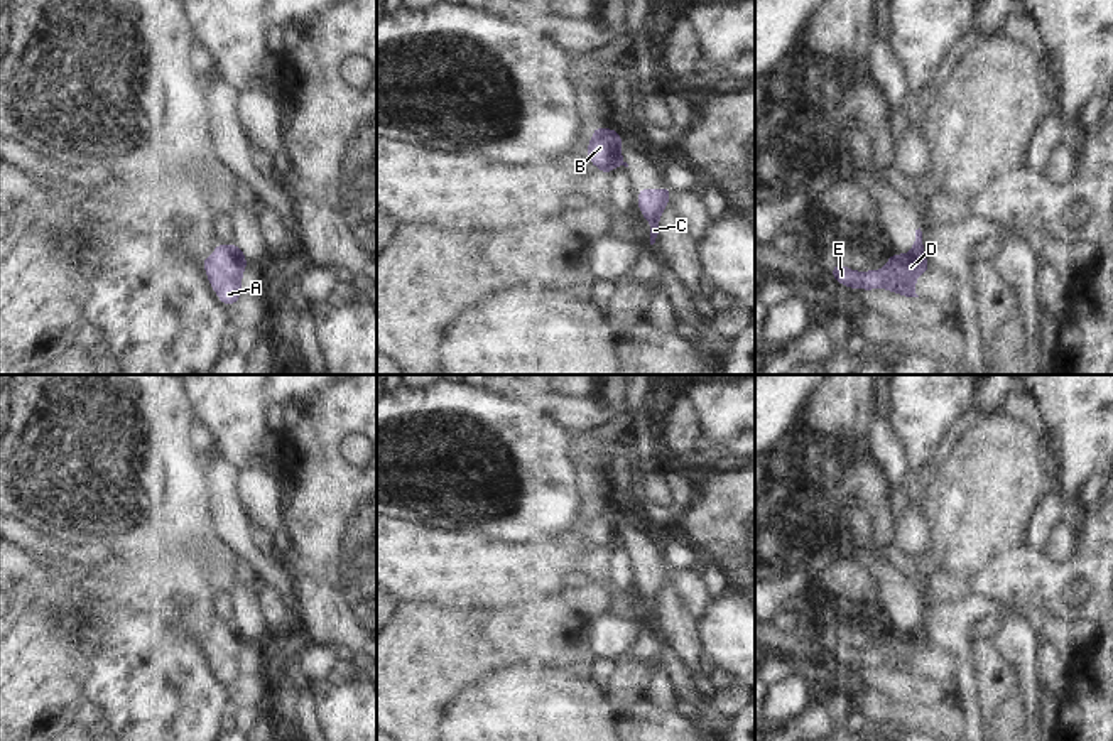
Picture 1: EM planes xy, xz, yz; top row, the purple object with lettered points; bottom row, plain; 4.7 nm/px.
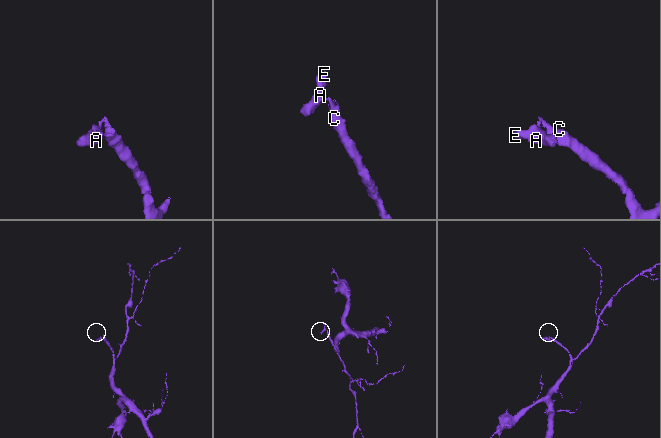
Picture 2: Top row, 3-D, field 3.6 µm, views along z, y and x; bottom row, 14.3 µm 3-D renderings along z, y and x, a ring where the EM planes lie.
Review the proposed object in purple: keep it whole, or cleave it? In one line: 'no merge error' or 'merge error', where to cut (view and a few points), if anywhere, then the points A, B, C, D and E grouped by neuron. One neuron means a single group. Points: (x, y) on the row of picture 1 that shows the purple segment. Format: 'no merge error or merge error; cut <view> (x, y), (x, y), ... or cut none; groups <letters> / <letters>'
merge error; cut yz (922, 250), (911, 254); groups A B D E / C

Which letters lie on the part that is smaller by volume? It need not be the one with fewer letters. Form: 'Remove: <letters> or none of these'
Remove: A, B, D, E

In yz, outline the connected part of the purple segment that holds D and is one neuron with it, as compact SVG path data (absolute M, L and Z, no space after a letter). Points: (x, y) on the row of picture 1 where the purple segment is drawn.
M915 252L893 253L887 258L887 267L882 270L855 272L844 265L833 265L831 272L838 284L850 289L887 289L904 297L919 297L915 294L915 280L929 268L924 252Z

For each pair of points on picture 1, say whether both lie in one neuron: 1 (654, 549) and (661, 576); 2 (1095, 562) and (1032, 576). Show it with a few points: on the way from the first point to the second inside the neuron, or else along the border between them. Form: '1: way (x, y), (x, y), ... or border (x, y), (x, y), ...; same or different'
1: way (654, 556), (654, 569); same
2: way (1080, 571), (1071, 576), (1047, 576); same

